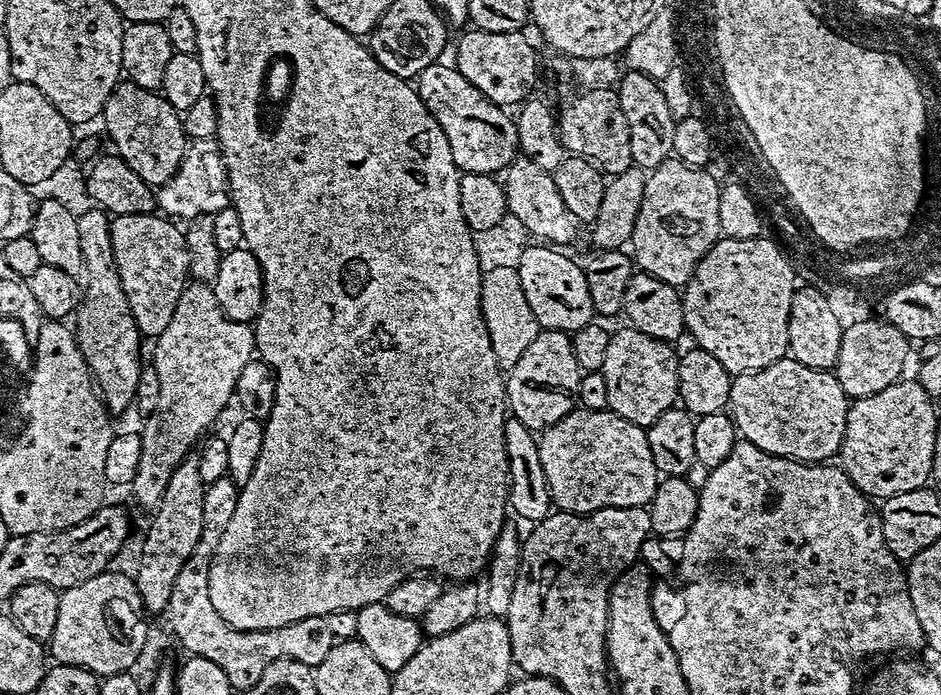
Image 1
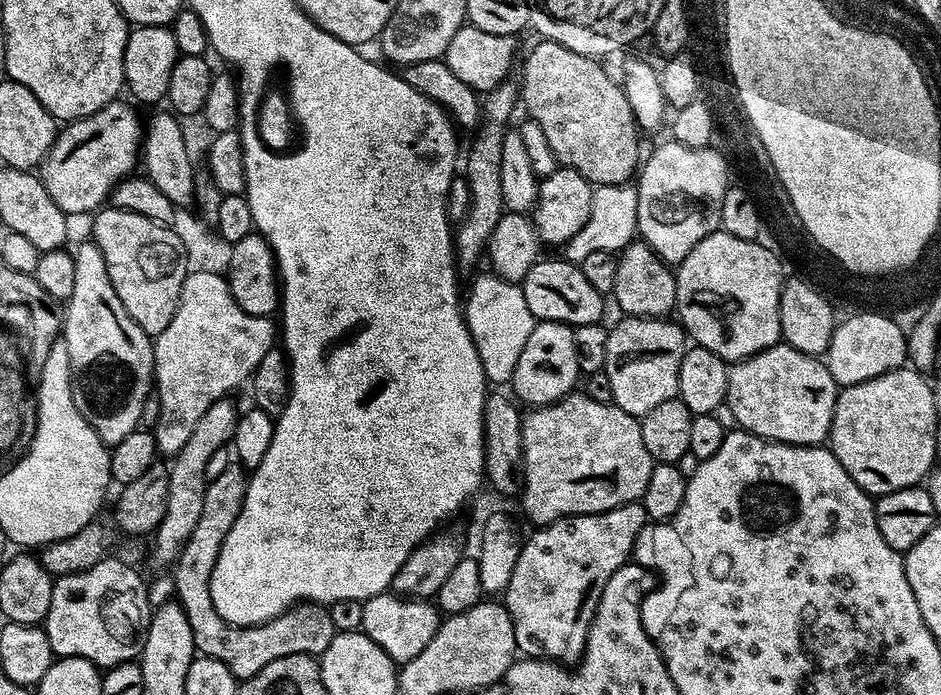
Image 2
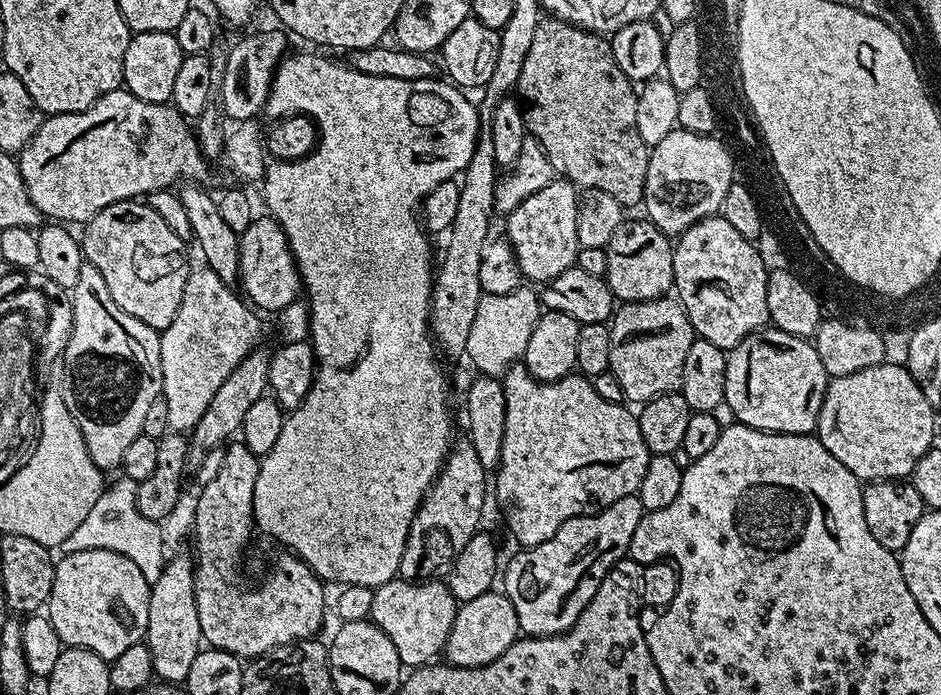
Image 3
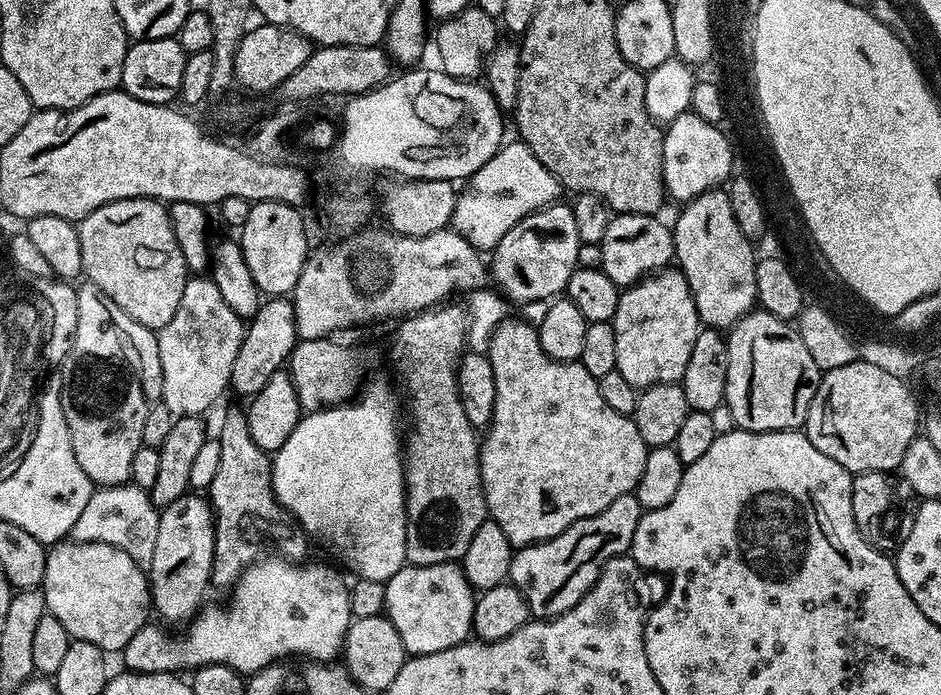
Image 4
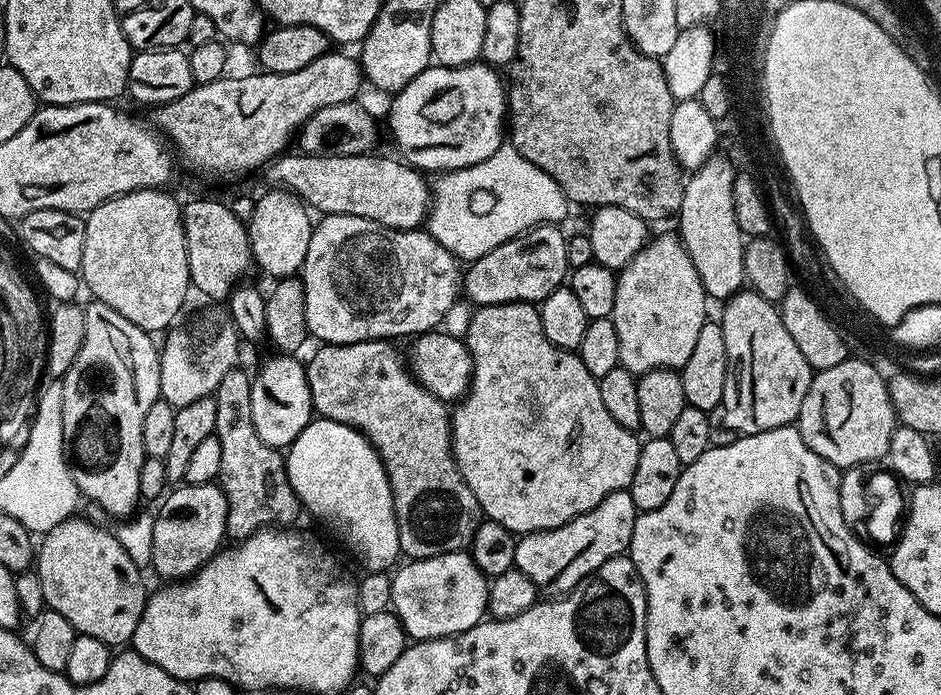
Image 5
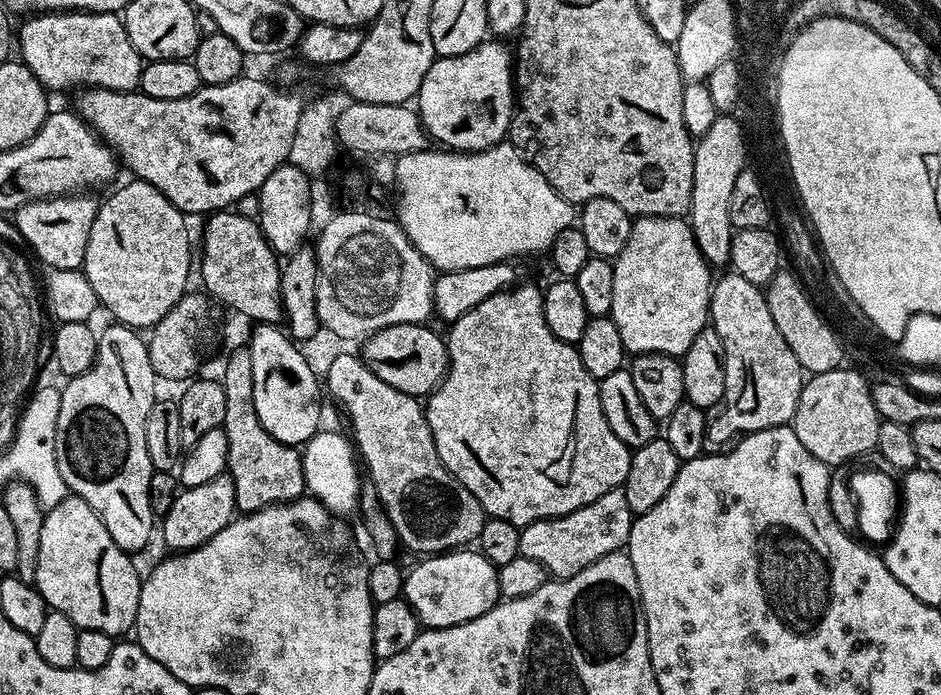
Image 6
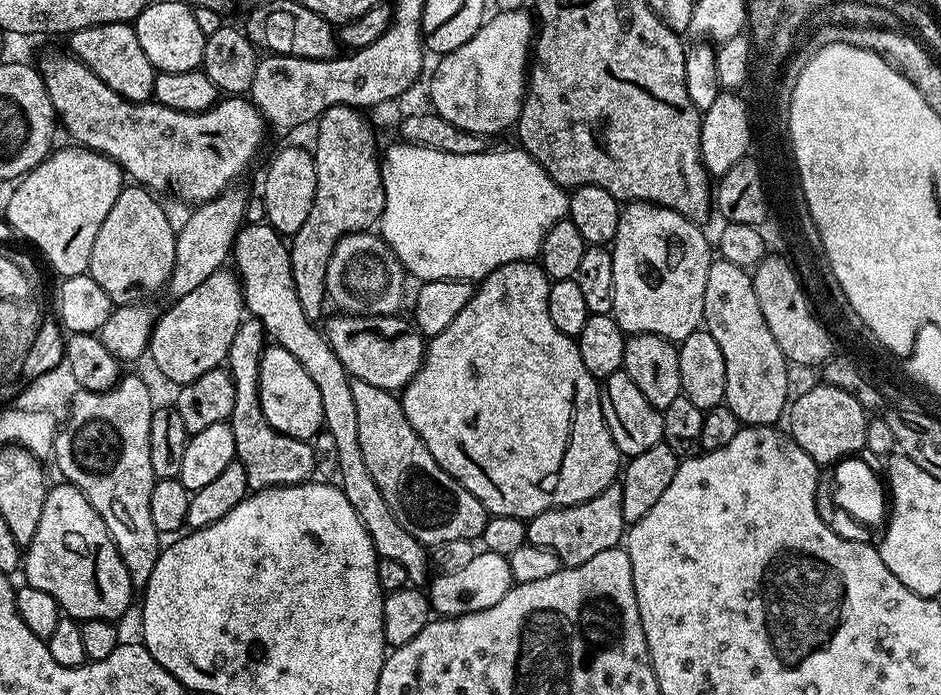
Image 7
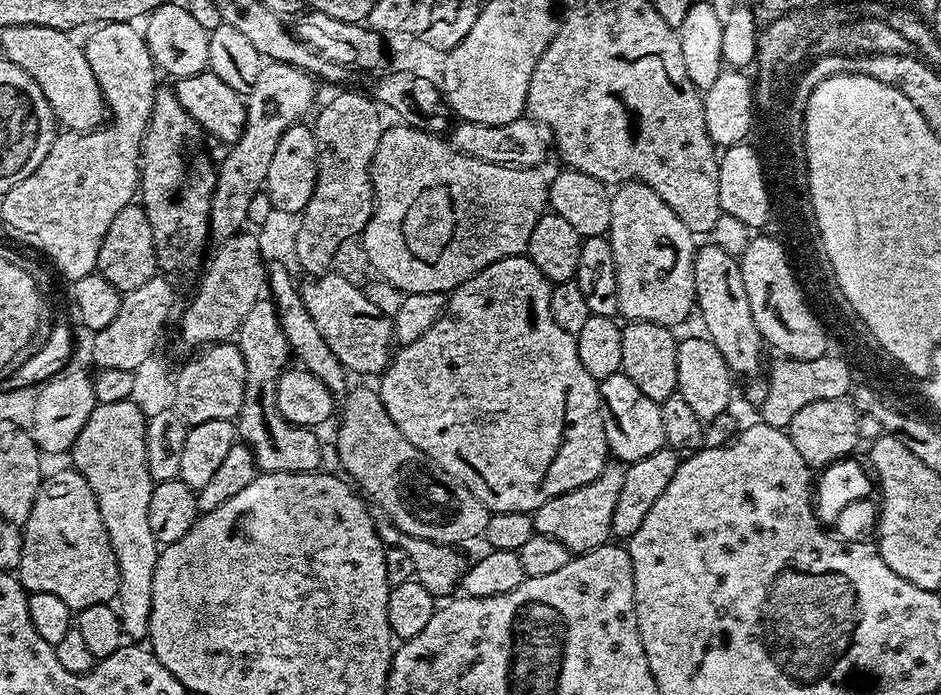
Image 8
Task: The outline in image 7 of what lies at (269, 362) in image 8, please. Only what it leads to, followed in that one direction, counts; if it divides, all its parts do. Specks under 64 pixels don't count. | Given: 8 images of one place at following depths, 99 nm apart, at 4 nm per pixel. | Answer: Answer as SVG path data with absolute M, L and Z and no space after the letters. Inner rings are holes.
M244 318L234 340L230 343L230 350L226 359L226 371L232 376L234 382L234 410L230 417L230 423L234 430L234 446L236 447L236 459L246 470L246 482L252 492L261 492L263 488L281 488L287 484L303 484L313 479L312 471L316 468L316 452L309 441L296 440L294 437L280 433L263 416L259 398L258 374L260 373L260 355L266 347L266 333L264 327L258 321Z

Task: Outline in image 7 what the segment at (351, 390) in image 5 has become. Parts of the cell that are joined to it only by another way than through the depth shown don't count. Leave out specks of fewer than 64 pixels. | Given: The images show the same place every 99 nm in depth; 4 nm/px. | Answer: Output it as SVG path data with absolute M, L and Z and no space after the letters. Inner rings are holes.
M352 380L354 390L354 407L358 410L358 446L362 446L362 458L366 458L366 466L370 470L370 478L374 478L374 486L382 490L382 498L386 498L386 506L398 518L398 522L418 542L425 546L431 544L452 544L455 540L476 540L486 526L489 513L485 512L482 502L470 494L457 480L426 450L422 438L406 422L406 414L402 410L399 399L386 390L378 390L378 386L370 386L370 382Z

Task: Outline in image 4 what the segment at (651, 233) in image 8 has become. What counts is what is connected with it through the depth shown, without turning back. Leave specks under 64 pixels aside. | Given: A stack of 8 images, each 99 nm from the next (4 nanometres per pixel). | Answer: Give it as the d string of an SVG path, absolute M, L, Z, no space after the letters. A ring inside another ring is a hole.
M669 266L644 277L631 288L623 289L618 298L618 310L610 323L618 349L616 371L622 374L622 378L626 378L630 386L643 390L655 384L683 381L686 362L690 362L690 350L694 350L694 338L698 338L702 325L698 310L694 306L694 298L690 294L690 286L679 267Z

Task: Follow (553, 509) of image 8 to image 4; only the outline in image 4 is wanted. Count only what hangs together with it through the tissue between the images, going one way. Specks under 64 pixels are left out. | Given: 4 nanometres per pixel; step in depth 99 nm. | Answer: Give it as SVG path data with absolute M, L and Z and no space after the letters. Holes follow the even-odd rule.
M635 494L614 498L606 510L566 526L562 534L519 549L513 555L508 580L520 591L522 598L526 598L529 613L541 620L553 620L573 608L592 589L594 582L598 582L606 562L631 549L641 515Z

